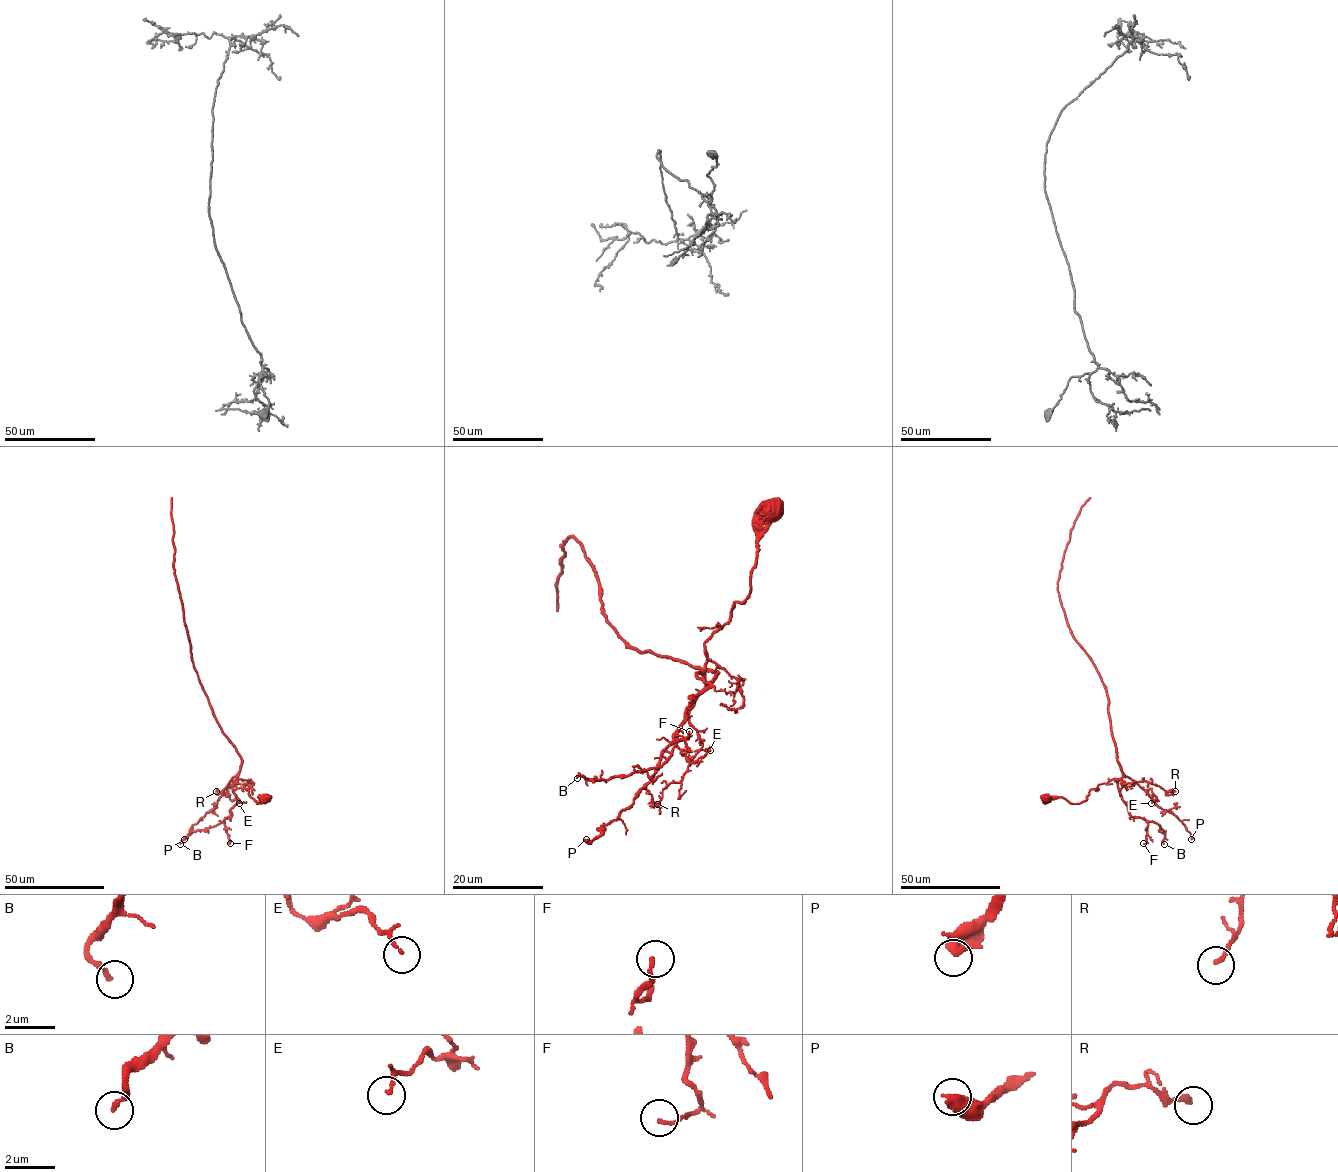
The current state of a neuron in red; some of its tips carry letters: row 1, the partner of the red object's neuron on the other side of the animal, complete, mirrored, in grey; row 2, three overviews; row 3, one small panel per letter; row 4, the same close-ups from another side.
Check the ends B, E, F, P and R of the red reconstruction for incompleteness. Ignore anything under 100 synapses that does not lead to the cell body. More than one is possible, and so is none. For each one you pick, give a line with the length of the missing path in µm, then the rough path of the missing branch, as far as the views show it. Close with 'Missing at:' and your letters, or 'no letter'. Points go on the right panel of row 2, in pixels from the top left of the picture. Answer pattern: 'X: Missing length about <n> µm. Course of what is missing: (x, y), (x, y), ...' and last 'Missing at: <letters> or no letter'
Missing at: no letter

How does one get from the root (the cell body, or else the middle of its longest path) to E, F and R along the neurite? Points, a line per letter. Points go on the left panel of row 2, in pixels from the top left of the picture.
E: (265, 797), (257, 803), (248, 789), (236, 783), (236, 775), (223, 789), (239, 803)
F: (265, 797), (260, 797), (257, 803), (248, 789), (236, 780), (233, 791), (239, 801), (224, 819), (230, 843)
R: (265, 797), (257, 803), (248, 789), (236, 783), (237, 775), (225, 793), (216, 791)

